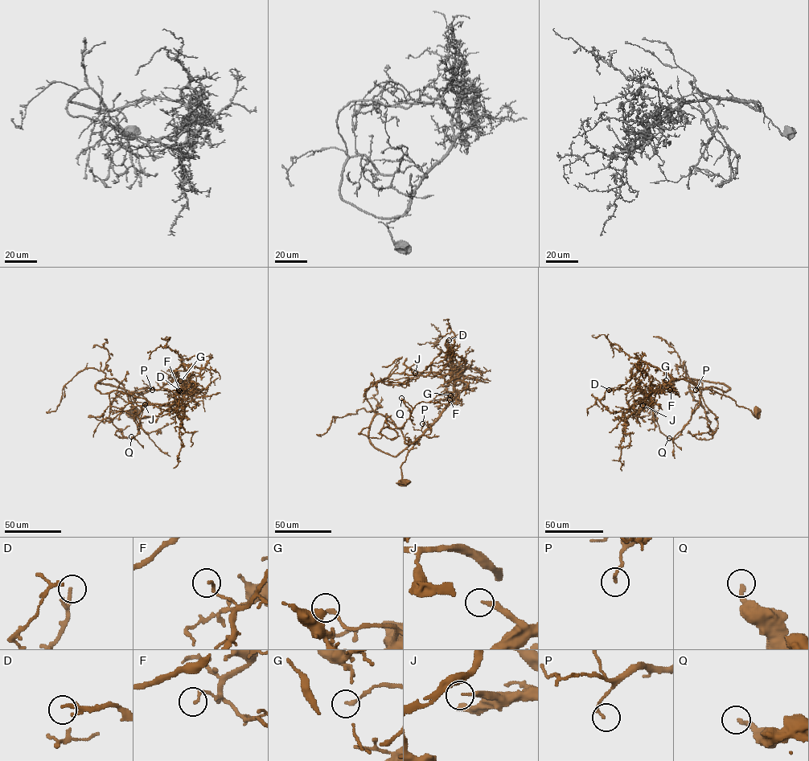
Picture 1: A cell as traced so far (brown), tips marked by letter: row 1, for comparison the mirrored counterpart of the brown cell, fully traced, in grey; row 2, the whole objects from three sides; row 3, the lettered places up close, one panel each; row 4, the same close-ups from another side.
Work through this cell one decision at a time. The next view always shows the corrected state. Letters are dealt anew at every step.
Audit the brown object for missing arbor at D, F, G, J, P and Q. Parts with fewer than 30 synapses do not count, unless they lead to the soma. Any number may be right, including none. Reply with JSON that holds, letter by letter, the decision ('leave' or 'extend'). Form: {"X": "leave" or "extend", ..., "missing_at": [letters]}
{"D": "leave", "F": "leave", "G": "extend", "J": "extend", "P": "leave", "Q": "extend", "missing_at": ["G", "J", "Q"]}

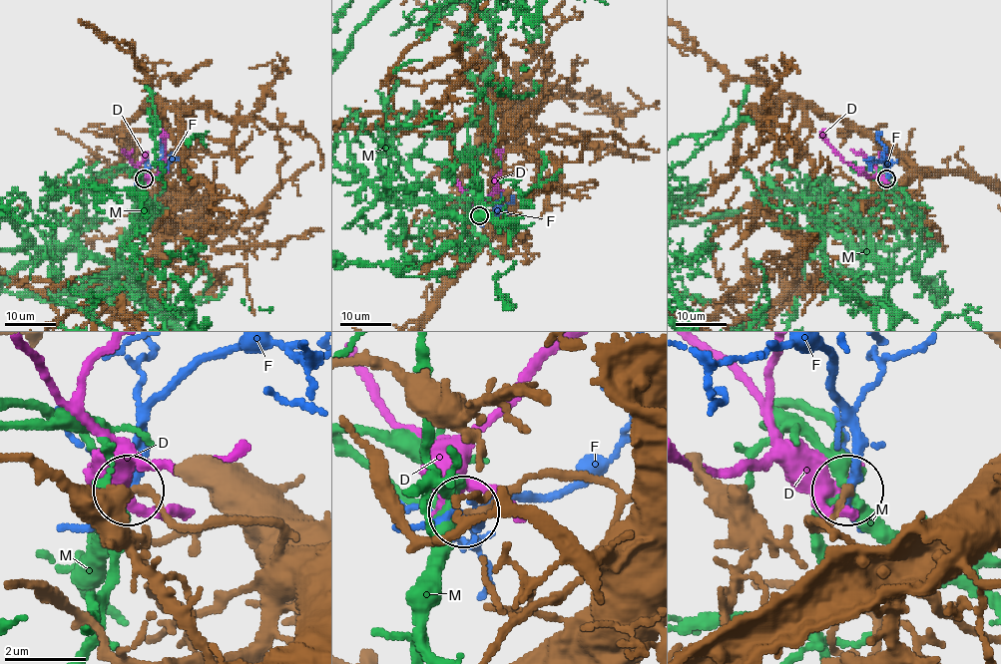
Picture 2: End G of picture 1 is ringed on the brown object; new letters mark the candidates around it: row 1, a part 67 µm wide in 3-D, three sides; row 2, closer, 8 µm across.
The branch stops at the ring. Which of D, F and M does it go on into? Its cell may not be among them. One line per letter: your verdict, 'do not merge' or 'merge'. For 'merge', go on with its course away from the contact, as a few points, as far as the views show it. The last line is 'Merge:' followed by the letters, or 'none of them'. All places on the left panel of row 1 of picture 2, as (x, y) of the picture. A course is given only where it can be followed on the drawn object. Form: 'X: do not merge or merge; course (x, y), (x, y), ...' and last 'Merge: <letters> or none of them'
D: do not merge
F: do not merge
M: do not merge
Merge: none of them

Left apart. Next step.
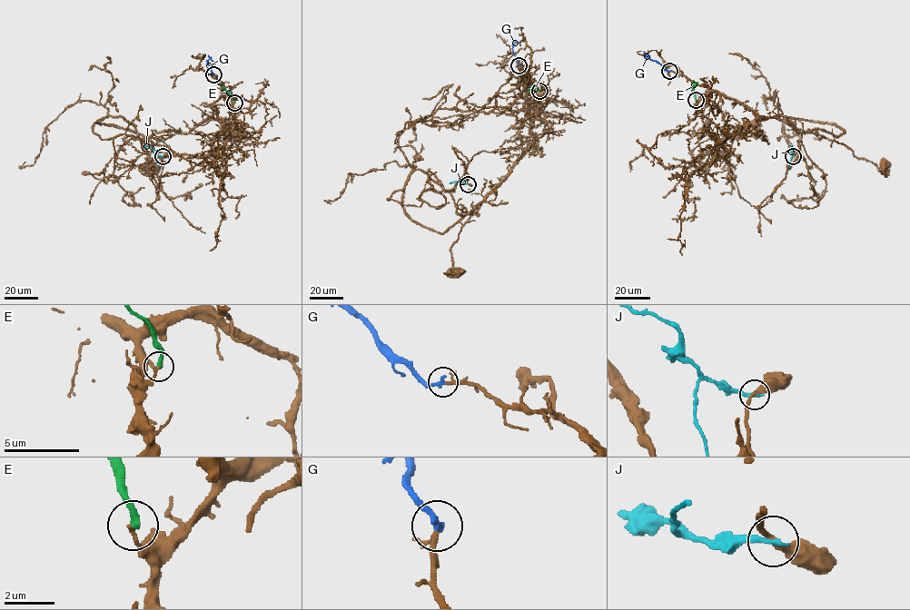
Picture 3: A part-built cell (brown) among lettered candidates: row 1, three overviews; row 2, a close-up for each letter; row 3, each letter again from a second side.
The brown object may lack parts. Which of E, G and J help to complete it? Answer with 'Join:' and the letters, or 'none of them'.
Join: G

